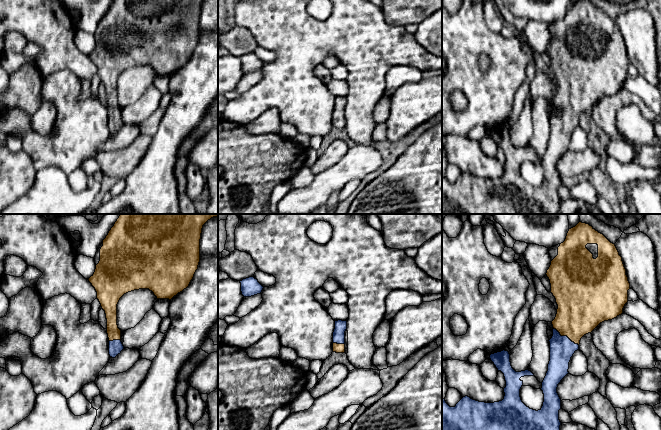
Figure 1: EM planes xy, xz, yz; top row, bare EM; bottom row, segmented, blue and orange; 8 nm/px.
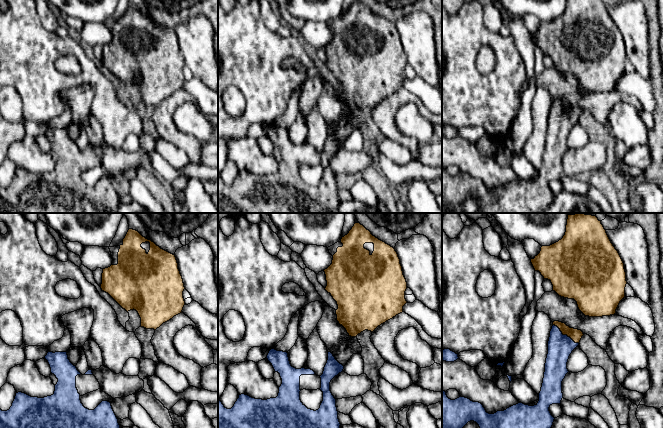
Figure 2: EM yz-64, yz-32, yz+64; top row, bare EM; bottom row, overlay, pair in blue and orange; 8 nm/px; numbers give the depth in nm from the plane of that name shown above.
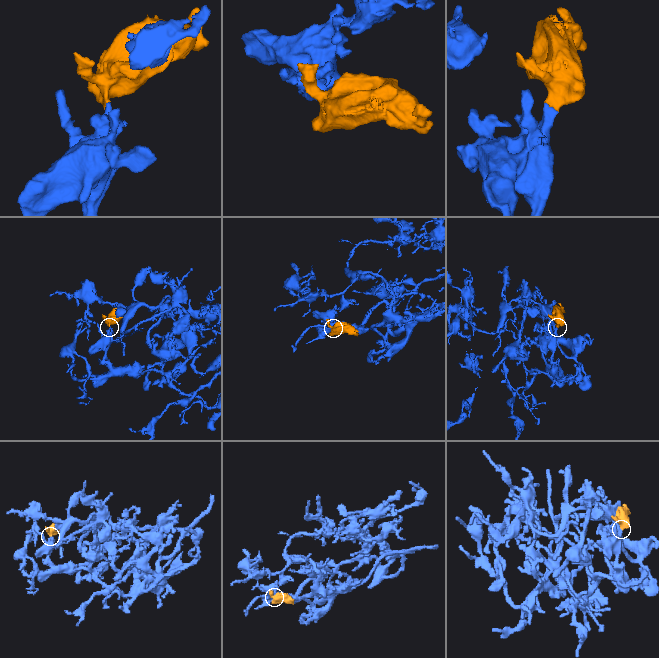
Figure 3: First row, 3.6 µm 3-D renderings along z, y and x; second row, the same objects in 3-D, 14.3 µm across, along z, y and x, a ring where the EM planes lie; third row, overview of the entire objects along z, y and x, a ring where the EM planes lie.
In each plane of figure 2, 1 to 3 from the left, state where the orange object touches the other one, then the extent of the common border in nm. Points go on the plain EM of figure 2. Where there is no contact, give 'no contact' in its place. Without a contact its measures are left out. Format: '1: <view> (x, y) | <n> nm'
1: no contact
2: no contact
3: yz+64 (565, 111) | 260 nm

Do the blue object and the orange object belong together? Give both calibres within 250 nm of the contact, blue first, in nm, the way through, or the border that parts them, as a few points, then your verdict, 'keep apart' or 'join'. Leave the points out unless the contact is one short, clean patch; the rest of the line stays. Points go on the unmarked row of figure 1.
190/380 nm | across yz (562, 124), (566, 112), (570, 100), (581, 85) | join

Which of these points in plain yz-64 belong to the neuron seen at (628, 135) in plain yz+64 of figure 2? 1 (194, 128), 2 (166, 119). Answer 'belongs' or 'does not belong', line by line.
1: belongs
2: does not belong

